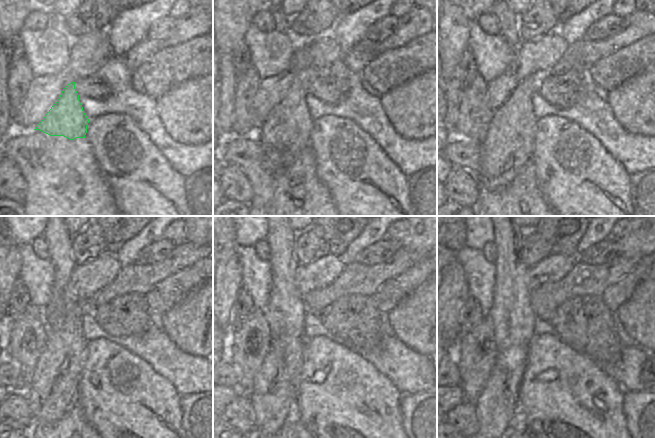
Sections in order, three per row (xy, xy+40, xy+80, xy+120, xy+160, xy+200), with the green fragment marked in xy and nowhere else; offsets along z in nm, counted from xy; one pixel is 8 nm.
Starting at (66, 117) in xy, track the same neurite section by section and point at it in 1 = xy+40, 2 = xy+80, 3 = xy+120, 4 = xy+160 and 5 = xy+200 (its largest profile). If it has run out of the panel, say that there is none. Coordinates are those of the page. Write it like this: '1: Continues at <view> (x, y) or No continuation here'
1: Continues at xy+40 (287, 129)
2: Continues at xy+80 (510, 137)
3: Continues at xy+120 (53, 389)
4: Continues at xy+160 (273, 396)
5: Continues at xy+200 (496, 411).

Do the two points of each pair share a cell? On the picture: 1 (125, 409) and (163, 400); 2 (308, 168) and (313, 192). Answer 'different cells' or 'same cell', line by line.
1: same cell
2: same cell

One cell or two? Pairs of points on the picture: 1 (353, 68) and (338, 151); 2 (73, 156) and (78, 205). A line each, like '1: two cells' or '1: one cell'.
1: two cells
2: one cell

